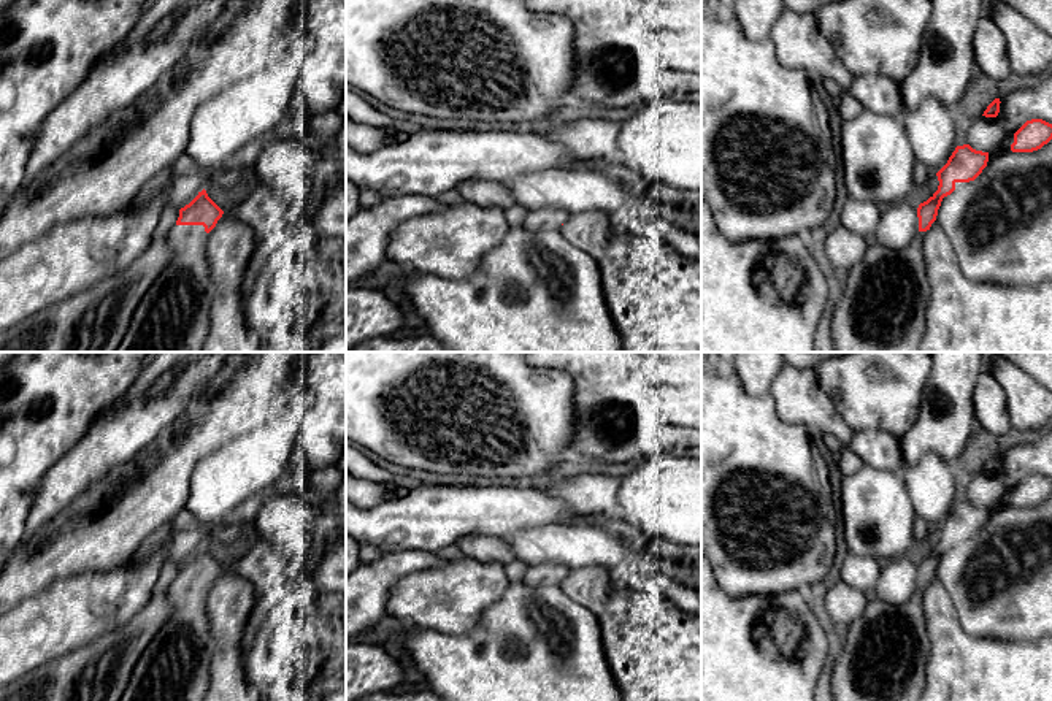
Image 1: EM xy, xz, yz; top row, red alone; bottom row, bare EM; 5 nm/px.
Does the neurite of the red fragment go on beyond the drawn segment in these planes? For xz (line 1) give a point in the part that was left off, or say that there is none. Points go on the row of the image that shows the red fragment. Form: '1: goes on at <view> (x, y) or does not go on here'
1: does not go on here

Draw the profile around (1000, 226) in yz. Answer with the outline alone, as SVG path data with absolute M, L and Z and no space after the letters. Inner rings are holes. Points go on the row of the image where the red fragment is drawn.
M1052 140L1033 152L992 157L974 181L943 198L936 220L966 279L1000 285L1052 281Z

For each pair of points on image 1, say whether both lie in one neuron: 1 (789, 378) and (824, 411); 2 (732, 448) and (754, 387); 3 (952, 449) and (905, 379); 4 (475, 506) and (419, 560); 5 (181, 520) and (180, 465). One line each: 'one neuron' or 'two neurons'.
1: one neuron
2: two neurons
3: two neurons
4: two neurons
5: two neurons

